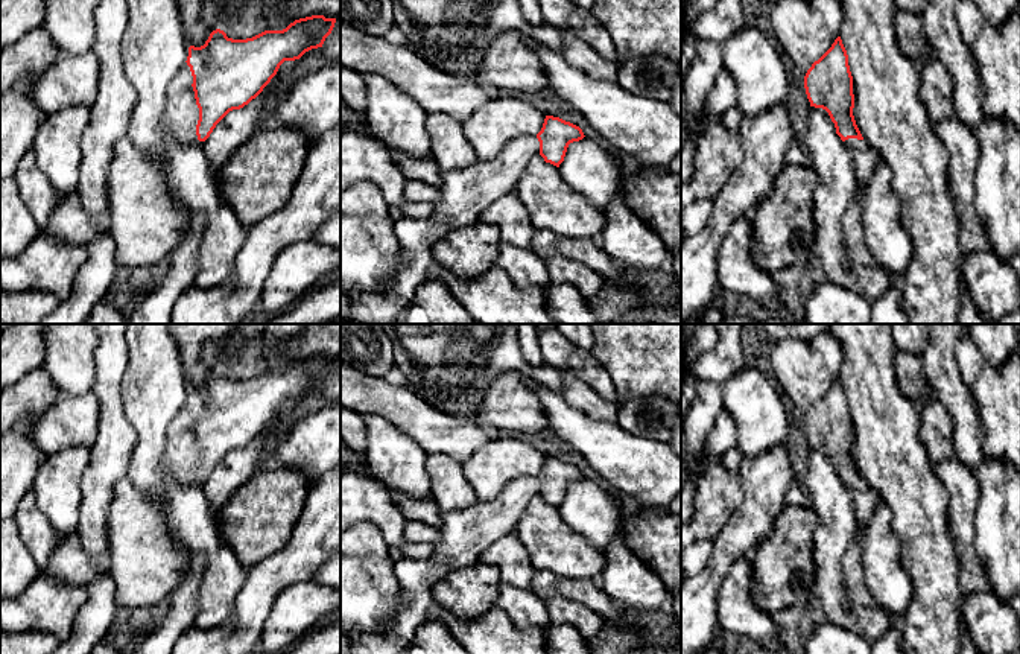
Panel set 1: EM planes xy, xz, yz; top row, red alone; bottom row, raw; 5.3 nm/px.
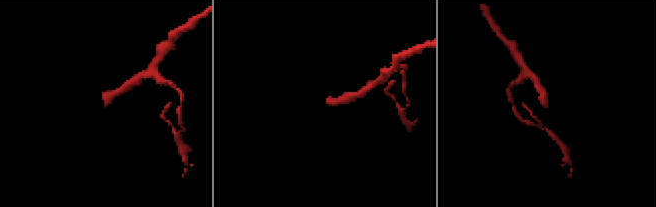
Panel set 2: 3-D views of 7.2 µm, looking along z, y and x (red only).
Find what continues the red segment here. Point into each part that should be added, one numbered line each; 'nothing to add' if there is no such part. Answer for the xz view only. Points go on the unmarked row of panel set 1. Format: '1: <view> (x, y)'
1: xz (464, 534)

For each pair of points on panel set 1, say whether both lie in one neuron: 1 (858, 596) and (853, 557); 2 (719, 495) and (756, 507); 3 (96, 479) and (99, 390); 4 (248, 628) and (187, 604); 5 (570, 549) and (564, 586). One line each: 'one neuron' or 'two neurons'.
1: one neuron
2: two neurons
3: one neuron
4: two neurons
5: two neurons

